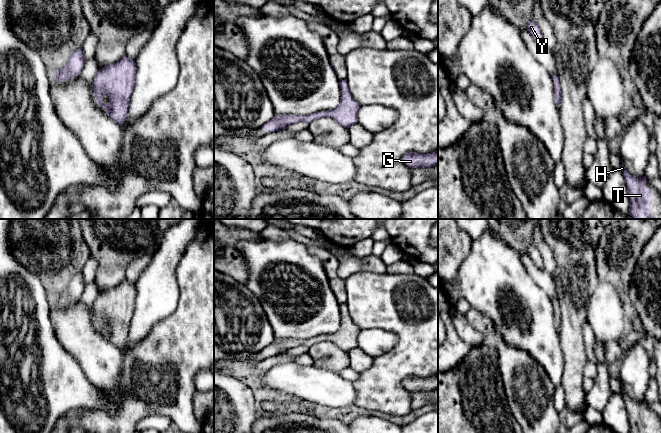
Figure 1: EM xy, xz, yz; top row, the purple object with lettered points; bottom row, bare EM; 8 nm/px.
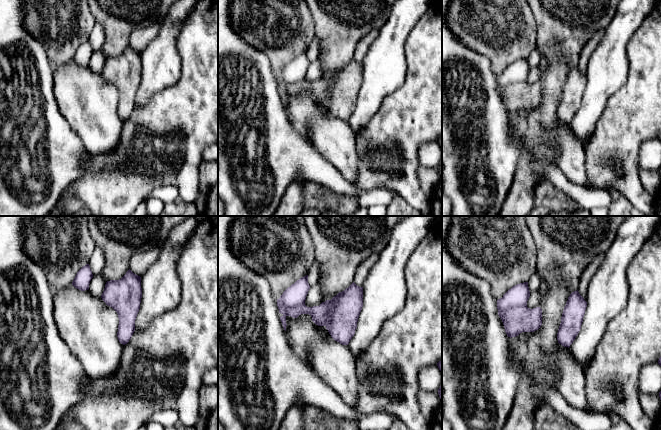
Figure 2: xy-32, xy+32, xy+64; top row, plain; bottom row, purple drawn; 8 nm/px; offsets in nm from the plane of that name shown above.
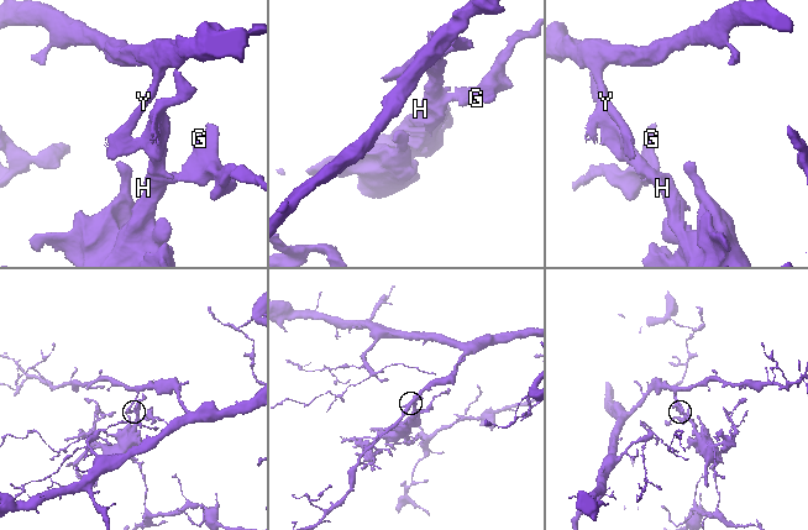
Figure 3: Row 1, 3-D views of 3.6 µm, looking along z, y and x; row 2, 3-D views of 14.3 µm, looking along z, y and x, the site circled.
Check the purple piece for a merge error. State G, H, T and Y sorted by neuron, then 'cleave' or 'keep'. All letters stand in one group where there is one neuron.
groups G H T / Y; cleave

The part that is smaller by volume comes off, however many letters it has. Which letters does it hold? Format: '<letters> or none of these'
G, H, T

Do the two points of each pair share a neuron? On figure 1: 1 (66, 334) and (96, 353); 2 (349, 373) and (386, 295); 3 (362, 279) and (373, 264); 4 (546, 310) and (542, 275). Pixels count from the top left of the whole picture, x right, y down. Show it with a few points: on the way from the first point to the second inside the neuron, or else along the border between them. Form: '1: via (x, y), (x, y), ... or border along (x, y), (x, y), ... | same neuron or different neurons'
1: via (73, 334), (77, 334), (89, 346) | same neuron
2: border along (359, 373), (359, 376), (352, 381) | different neurons
3: border along (385, 272), (378, 273), (360, 270), (346, 278) | different neurons
4: border along (528, 273), (551, 299) | different neurons

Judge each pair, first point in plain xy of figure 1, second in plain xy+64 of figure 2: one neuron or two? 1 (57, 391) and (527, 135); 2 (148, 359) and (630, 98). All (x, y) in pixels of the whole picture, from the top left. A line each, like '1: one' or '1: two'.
1: two
2: one

